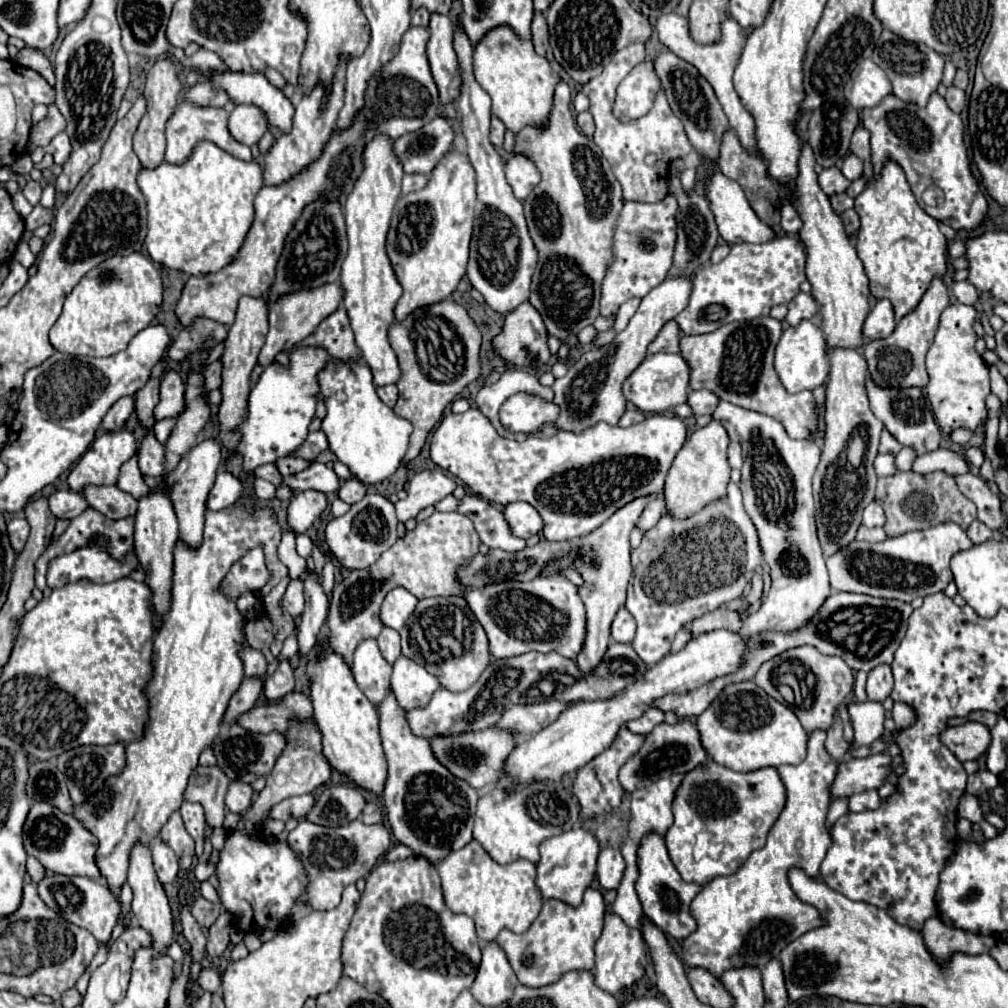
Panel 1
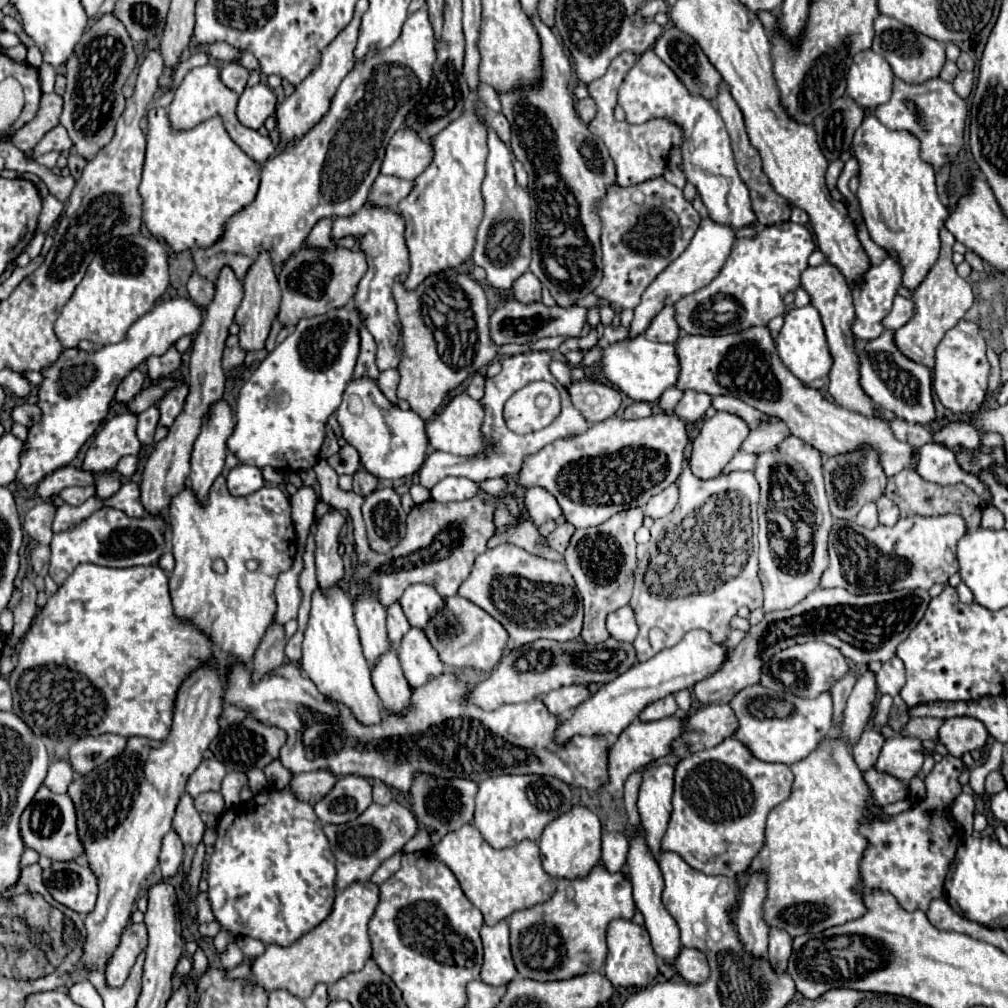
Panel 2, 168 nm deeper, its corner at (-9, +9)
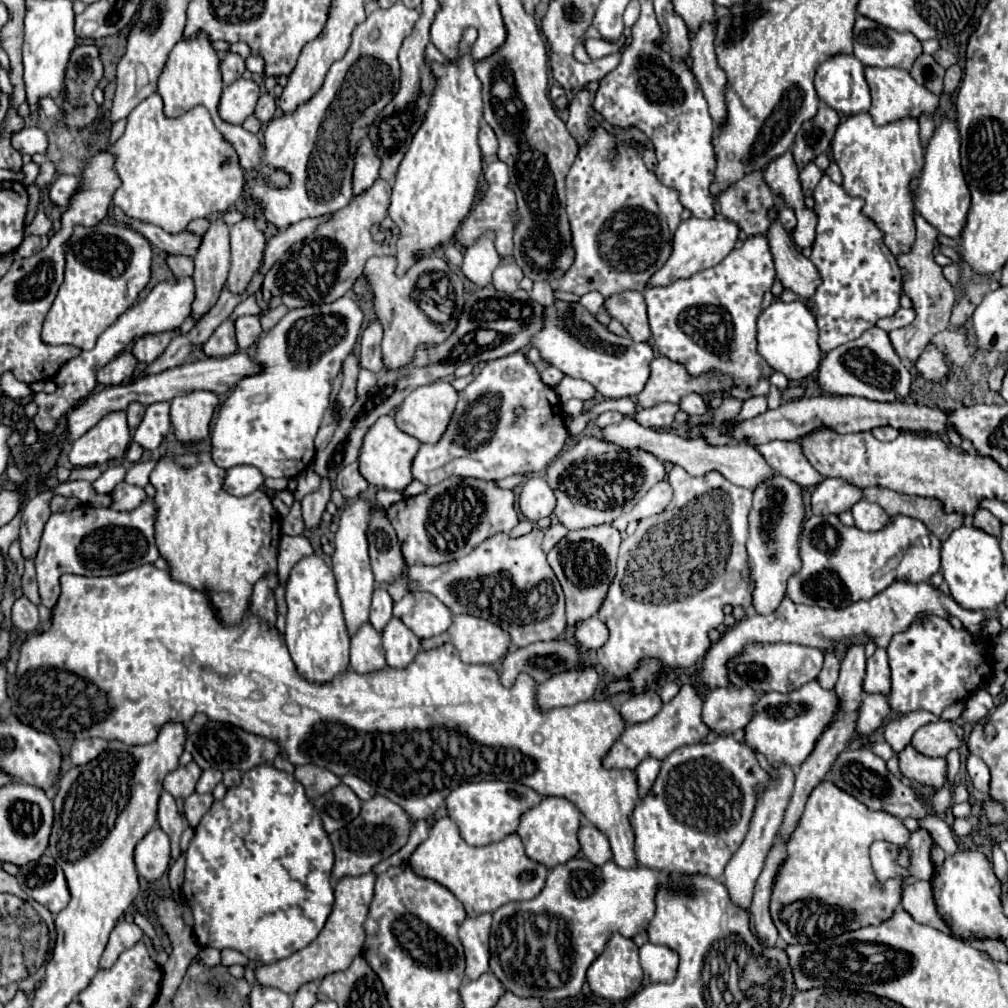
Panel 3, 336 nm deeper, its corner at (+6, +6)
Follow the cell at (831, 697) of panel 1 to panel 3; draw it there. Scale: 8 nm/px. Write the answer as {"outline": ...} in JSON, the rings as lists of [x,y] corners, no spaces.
{"outline":[[[774,643],[768,647],[748,647],[744,655],[738,655],[728,663],[728,677],[730,683],[738,689],[750,685],[756,691],[778,691],[778,693],[792,693],[800,689],[804,683],[814,681],[822,671],[824,653],[814,647],[798,645],[798,643]]]}

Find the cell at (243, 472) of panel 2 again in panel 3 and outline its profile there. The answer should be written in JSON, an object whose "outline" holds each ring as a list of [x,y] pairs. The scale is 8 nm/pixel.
{"outline":[[[238,465],[226,471],[224,477],[224,491],[228,491],[230,495],[236,497],[244,497],[250,495],[252,491],[256,491],[258,487],[262,487],[264,483],[264,475],[260,471],[256,471],[256,467],[248,467],[248,465]]]}

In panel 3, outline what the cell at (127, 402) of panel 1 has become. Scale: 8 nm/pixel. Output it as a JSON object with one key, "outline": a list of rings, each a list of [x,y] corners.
{"outline":[[[124,351],[120,353],[112,363],[104,365],[100,371],[98,371],[98,383],[102,387],[116,387],[120,385],[124,379],[130,379],[134,375],[138,367],[138,361],[134,359],[134,355],[130,351]]]}

